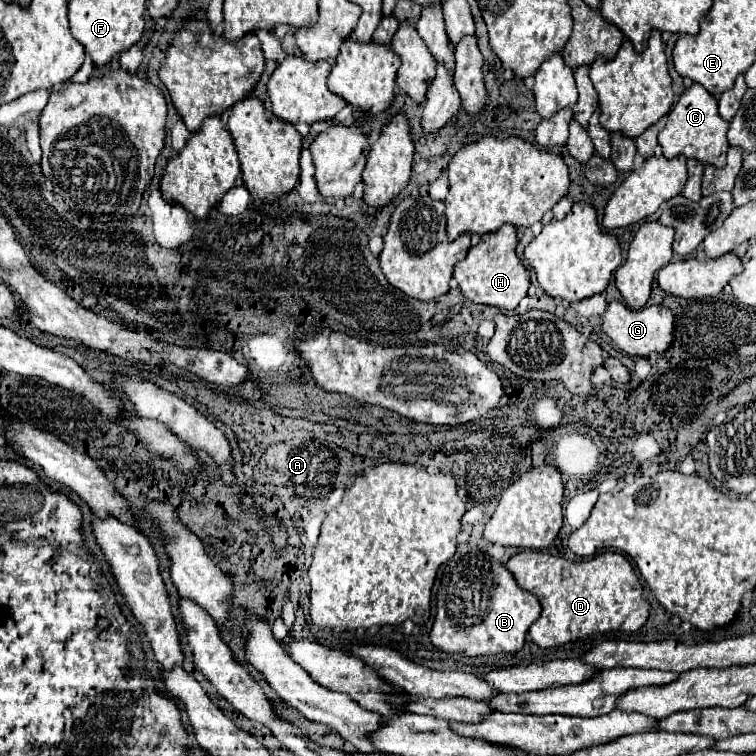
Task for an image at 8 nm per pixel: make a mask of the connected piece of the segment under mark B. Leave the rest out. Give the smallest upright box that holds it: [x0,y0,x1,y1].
[430,541,540,657]

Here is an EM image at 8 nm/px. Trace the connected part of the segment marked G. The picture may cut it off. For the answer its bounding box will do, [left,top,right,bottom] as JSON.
[602,301,674,357]

